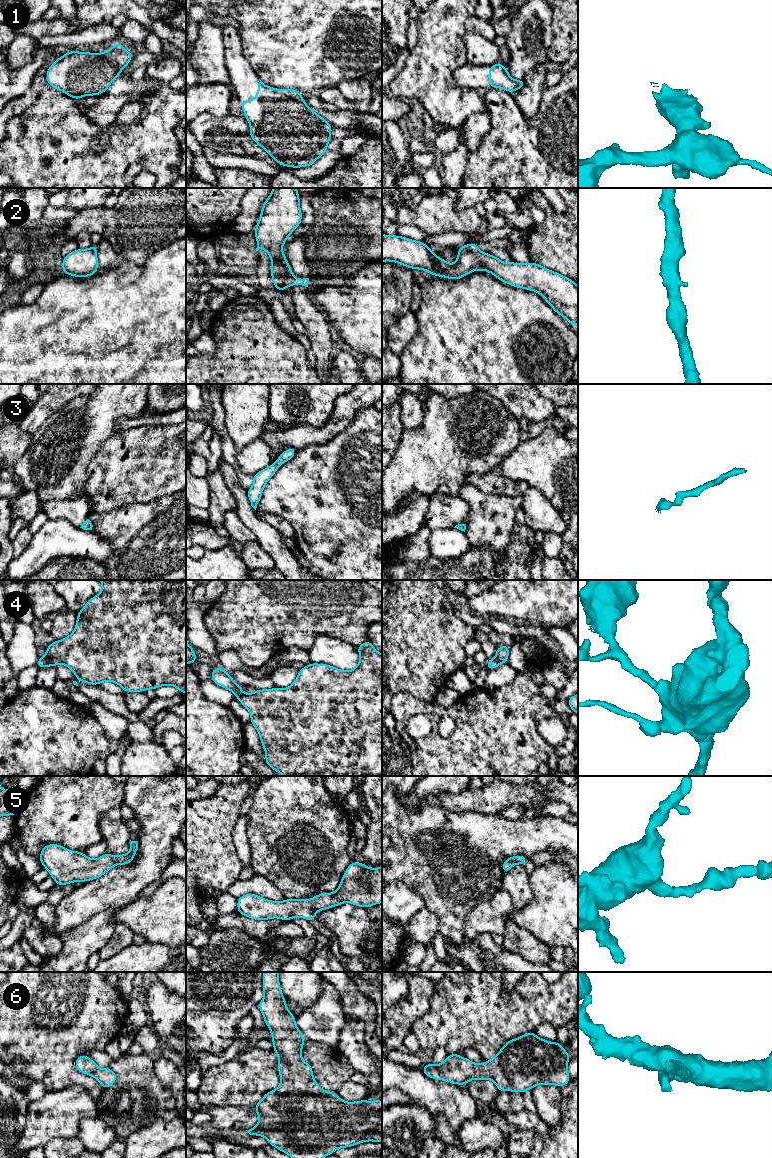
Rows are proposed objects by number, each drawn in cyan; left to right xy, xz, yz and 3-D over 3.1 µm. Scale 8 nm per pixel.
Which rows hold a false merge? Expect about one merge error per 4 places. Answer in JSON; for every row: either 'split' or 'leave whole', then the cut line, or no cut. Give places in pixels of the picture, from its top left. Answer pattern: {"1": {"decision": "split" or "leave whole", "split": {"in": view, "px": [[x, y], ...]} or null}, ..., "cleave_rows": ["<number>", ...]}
{"1": {"decision": "leave whole", "split": null}, "2": {"decision": "split", "split": {"in": "xz", "px": [[285, 257], [283, 262], [287, 270], [288, 284]]}}, "3": {"decision": "leave whole", "split": null}, "4": {"decision": "split", "split": {"in": "xy", "px": [[44, 656], [50, 665]]}}, "5": {"decision": "leave whole", "split": null}, "6": {"decision": "leave whole", "split": null}, "cleave_rows": ["2", "4"]}

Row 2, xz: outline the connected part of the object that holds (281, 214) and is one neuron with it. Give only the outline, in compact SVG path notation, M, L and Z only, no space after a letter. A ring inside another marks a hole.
M273 188L263 203L254 230L256 251L262 249L269 253L272 281L275 289L281 292L288 286L288 270L283 263L286 255L282 247L289 235L301 225L302 216L297 188Z

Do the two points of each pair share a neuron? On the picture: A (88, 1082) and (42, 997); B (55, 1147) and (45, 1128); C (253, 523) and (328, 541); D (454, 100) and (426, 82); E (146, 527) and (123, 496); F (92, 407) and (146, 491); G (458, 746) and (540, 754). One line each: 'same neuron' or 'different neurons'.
A: same neuron
B: different neurons
C: different neurons
D: same neuron
E: different neurons
F: different neurons
G: same neuron

